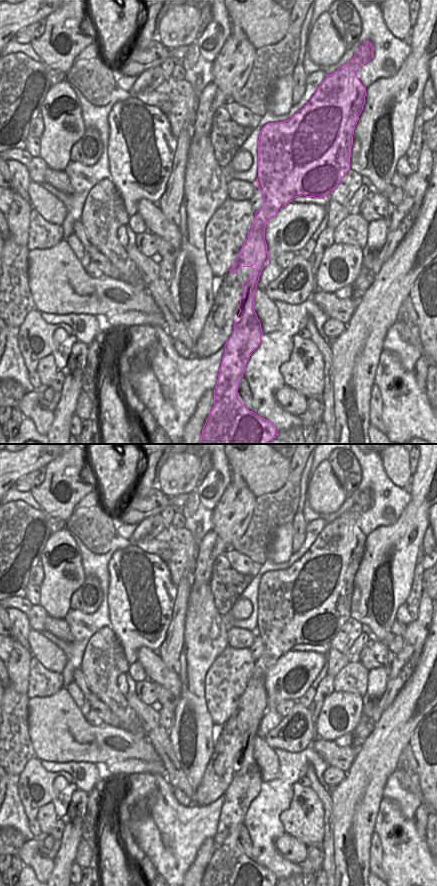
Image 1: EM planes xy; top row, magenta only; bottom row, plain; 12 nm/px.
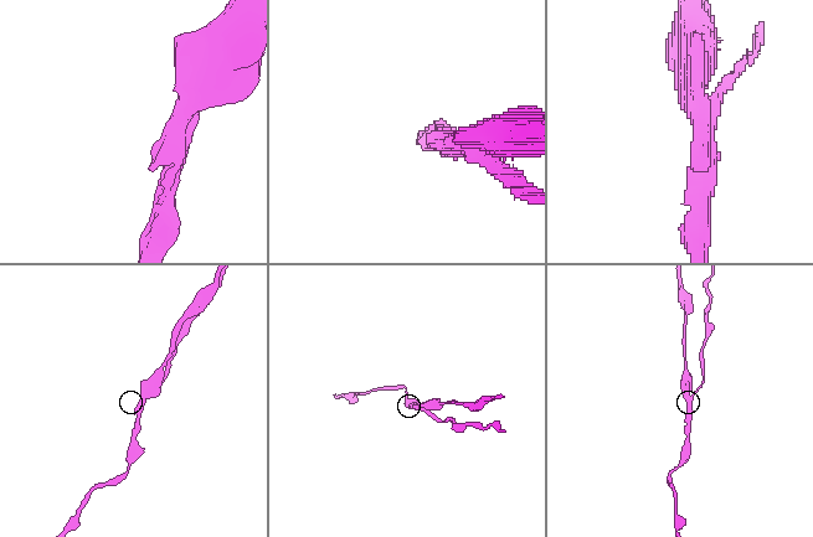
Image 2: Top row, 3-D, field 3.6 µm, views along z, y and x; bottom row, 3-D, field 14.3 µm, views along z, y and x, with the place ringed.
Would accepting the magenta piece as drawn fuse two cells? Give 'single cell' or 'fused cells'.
fused cells

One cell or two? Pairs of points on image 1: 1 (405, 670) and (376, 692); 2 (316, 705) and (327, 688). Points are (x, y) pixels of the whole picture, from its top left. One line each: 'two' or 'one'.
1: two
2: one

